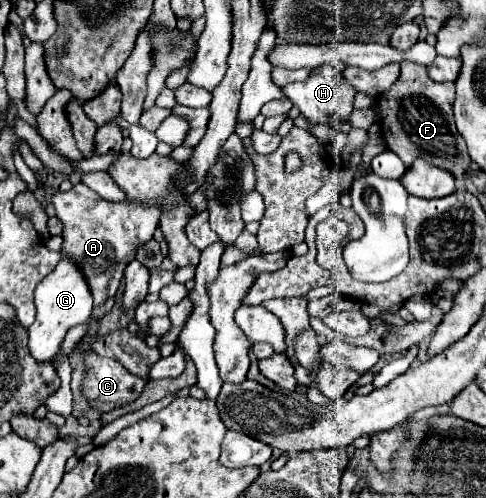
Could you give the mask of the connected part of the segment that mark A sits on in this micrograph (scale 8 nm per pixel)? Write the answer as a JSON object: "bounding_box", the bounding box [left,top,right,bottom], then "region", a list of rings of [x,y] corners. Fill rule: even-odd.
{"bounding_box":[51,184,161,306],"region":[[[85,184],[73,186],[69,192],[57,192],[51,198],[55,214],[63,224],[61,252],[67,254],[85,274],[87,286],[91,286],[93,304],[99,306],[107,298],[115,296],[125,266],[135,258],[139,246],[151,240],[159,226],[161,210],[157,206],[145,208],[133,202],[107,202]]]}

